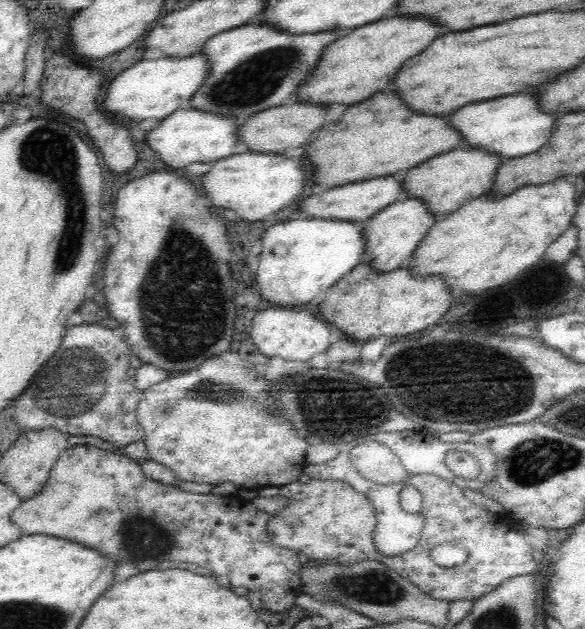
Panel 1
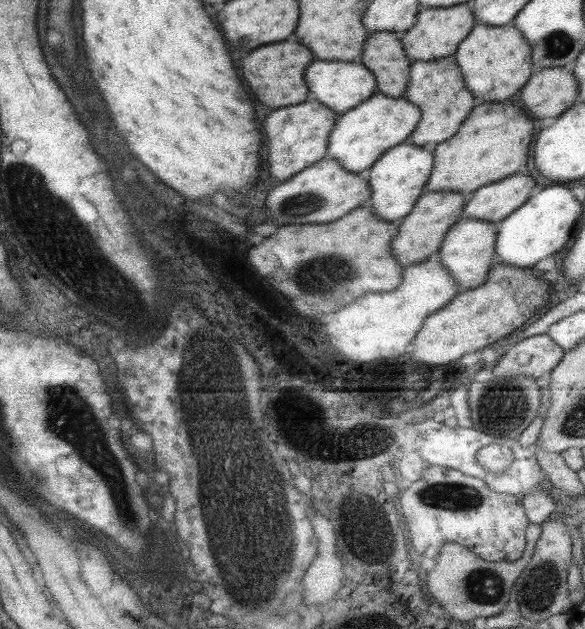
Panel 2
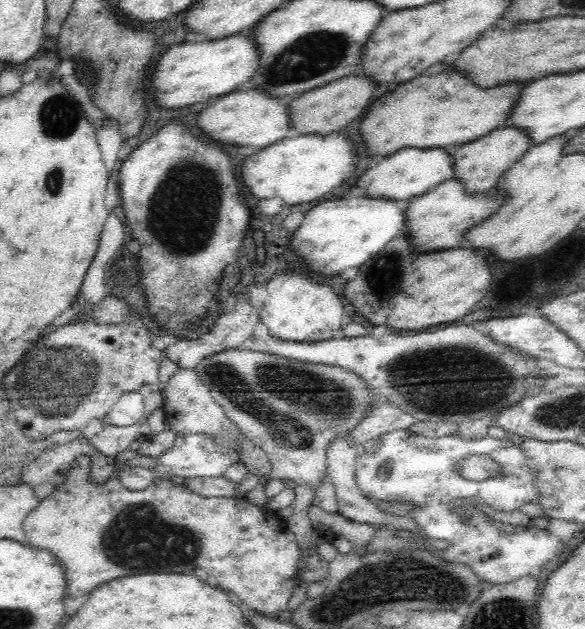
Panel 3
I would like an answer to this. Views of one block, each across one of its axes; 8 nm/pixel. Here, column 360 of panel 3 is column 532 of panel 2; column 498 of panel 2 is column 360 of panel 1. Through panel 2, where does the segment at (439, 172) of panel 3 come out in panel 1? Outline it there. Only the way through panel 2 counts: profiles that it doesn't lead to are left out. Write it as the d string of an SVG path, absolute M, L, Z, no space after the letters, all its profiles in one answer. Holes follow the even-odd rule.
M393 174L360 180L360 182L354 182L354 184L342 184L342 186L336 186L332 190L324 192L324 194L310 196L310 198L304 200L300 210L310 214L309 217L363 223L379 210L386 208L386 206L397 200L401 200L405 195L405 182L403 182L401 174Z

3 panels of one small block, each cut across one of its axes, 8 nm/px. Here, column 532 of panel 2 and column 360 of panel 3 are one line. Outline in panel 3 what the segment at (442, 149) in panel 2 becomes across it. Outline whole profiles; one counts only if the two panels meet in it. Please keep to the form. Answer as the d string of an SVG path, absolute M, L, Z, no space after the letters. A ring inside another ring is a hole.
M444 70L436 76L418 76L397 84L368 107L360 122L360 138L370 156L390 156L406 147L447 148L464 144L506 125L524 86L526 82L510 82L480 90L456 70Z

